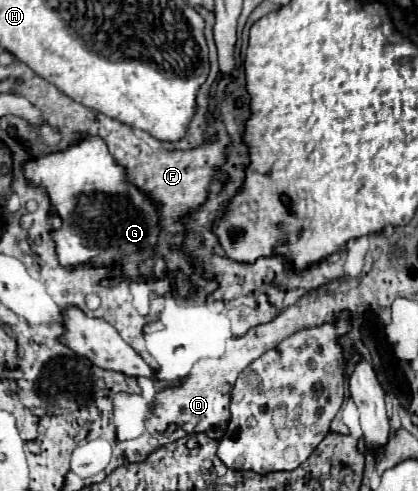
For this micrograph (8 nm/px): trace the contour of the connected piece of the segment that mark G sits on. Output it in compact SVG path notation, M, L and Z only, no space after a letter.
M85 137L81 143L69 147L63 153L51 153L47 157L29 161L25 165L25 177L31 181L31 185L43 185L47 189L53 205L51 211L63 219L63 227L59 231L53 231L61 265L77 267L91 261L95 265L121 265L123 279L129 281L137 277L153 277L153 265L157 261L155 243L159 235L157 205L125 179L125 169L115 163L101 137Z

